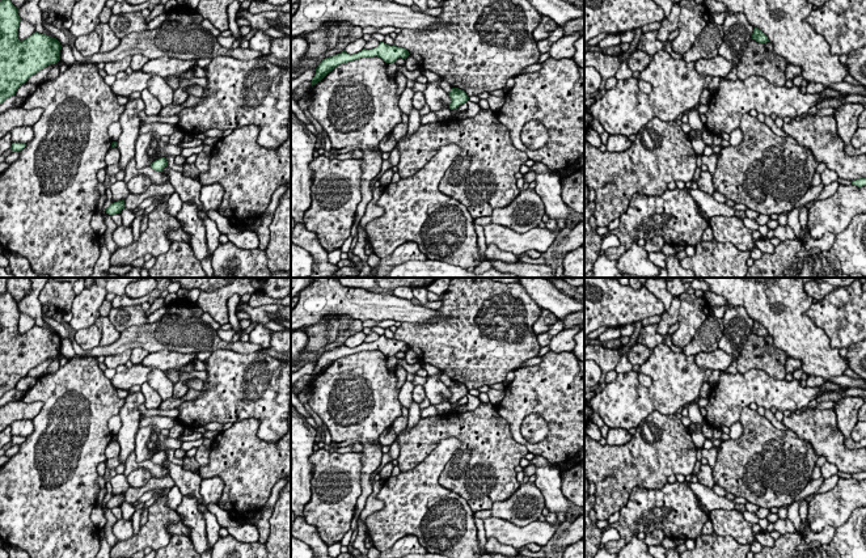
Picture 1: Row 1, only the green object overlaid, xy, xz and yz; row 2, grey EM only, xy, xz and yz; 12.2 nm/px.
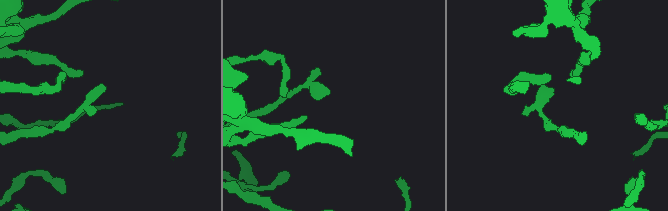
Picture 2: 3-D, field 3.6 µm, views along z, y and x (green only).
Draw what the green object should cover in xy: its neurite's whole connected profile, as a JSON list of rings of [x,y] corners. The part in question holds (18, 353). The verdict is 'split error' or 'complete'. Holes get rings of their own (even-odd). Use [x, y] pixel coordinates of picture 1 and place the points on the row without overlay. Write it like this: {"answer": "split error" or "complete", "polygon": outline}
{"answer": "complete", "polygon": [[[7,291],[0,295],[0,397],[16,388],[17,382],[33,368],[60,354],[62,338],[56,331],[33,326],[24,334],[18,333],[18,303]]]}

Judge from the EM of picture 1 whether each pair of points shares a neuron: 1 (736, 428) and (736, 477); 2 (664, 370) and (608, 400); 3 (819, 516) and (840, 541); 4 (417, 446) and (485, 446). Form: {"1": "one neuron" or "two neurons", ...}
{"1": "two neurons", "2": "one neuron", "3": "two neurons", "4": "one neuron"}

